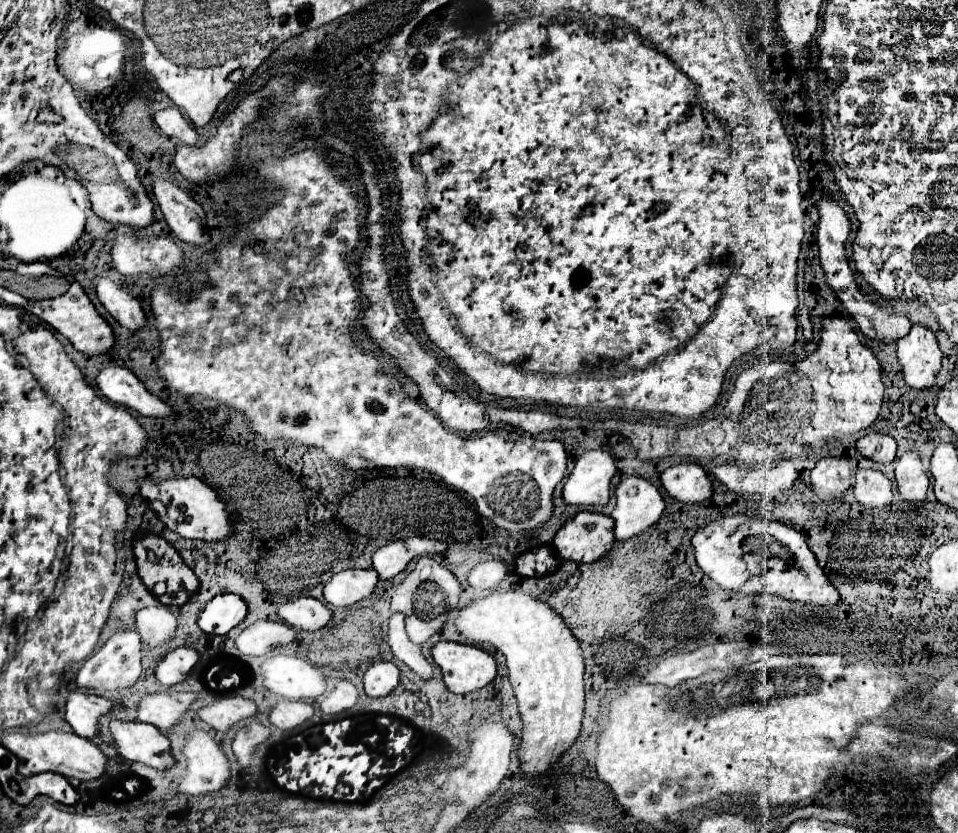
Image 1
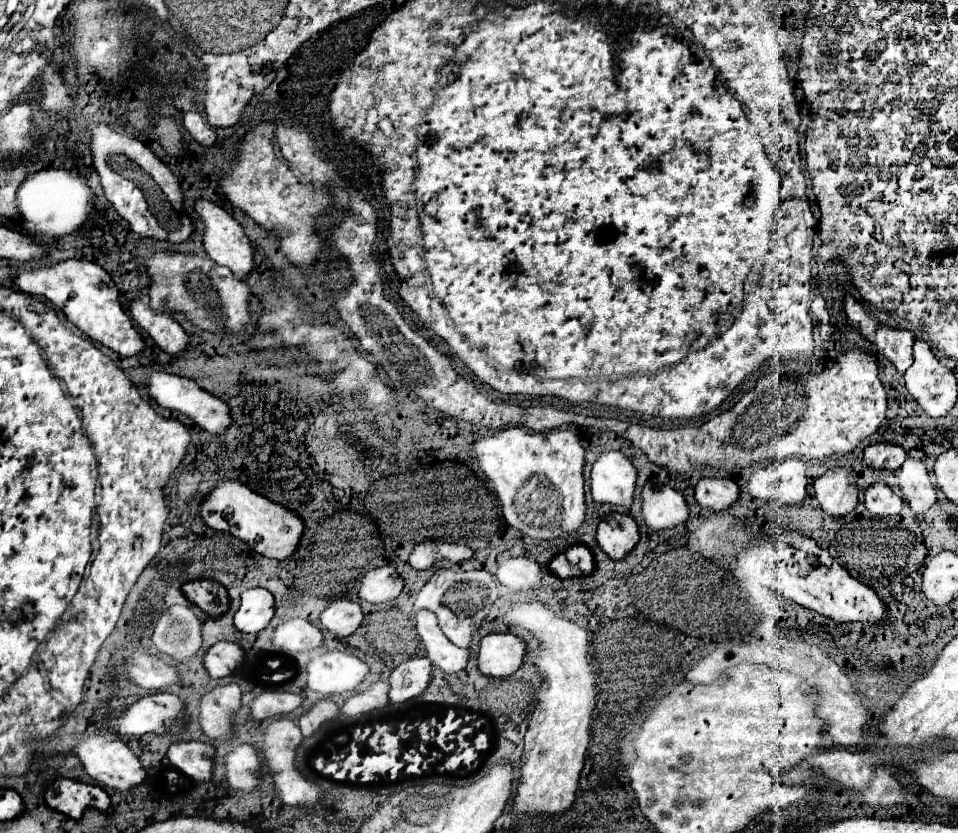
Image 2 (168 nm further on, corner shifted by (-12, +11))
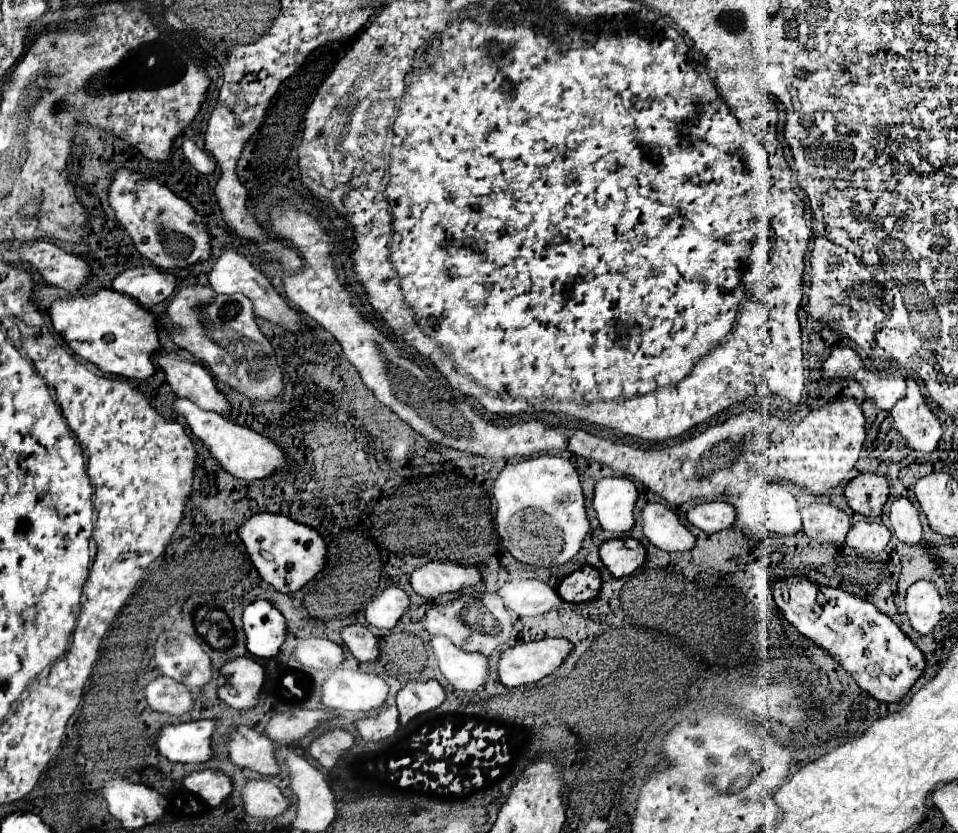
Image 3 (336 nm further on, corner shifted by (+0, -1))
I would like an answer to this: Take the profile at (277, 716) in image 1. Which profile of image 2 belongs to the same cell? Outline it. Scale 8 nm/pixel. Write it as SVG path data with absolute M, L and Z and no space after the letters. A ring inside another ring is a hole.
M321 699L321 701L313 703L313 705L301 715L299 727L301 727L303 735L309 737L309 735L313 735L313 733L319 729L321 723L337 717L337 713L339 713L339 707L337 707L331 699Z

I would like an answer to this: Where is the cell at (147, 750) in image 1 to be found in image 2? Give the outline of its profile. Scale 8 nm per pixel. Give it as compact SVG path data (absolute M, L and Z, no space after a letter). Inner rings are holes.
M173 741L167 749L167 759L171 765L181 769L195 781L207 781L213 767L213 747L201 741Z

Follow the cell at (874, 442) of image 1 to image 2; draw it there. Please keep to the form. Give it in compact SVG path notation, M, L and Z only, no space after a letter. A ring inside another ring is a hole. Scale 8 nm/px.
M889 441L871 443L863 451L863 461L871 467L877 467L877 469L881 469L881 467L897 469L903 465L905 459L907 459L905 449L899 443L889 443Z

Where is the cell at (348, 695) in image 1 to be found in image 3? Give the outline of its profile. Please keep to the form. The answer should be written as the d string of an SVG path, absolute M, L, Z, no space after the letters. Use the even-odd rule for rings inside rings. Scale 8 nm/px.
M385 707L355 725L365 741L387 741L399 731L399 711L397 707Z

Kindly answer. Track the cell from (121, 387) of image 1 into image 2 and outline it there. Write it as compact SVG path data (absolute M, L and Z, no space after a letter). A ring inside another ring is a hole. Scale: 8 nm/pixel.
M149 373L145 375L145 387L149 391L149 395L157 401L157 405L165 407L165 409L171 409L171 411L179 411L179 413L185 413L189 415L199 427L211 431L211 433L217 433L217 431L225 431L229 425L231 425L231 417L229 417L229 407L213 397L211 393L203 391L195 381L191 379L185 379L185 377L177 377L177 375L169 375L169 373Z

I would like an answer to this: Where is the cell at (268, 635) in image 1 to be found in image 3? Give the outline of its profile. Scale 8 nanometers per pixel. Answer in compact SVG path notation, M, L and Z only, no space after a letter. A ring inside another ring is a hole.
M309 637L299 641L299 647L295 649L295 659L313 669L335 669L345 661L345 653L341 645L329 639L315 639L313 647L313 637Z

